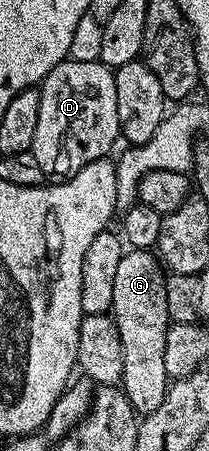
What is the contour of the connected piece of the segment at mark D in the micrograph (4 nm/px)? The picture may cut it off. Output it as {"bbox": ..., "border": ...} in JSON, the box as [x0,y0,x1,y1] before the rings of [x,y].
{"bbox":[33,58,121,181],"border":[[[68,58],[51,73],[47,73],[45,80],[39,84],[39,121],[35,125],[35,141],[33,142],[33,156],[39,161],[39,169],[43,169],[46,180],[60,181],[75,177],[79,169],[91,165],[91,161],[106,158],[116,143],[119,143],[121,130],[119,129],[119,105],[115,97],[115,77],[113,71],[104,63],[98,61],[75,61]]]}

